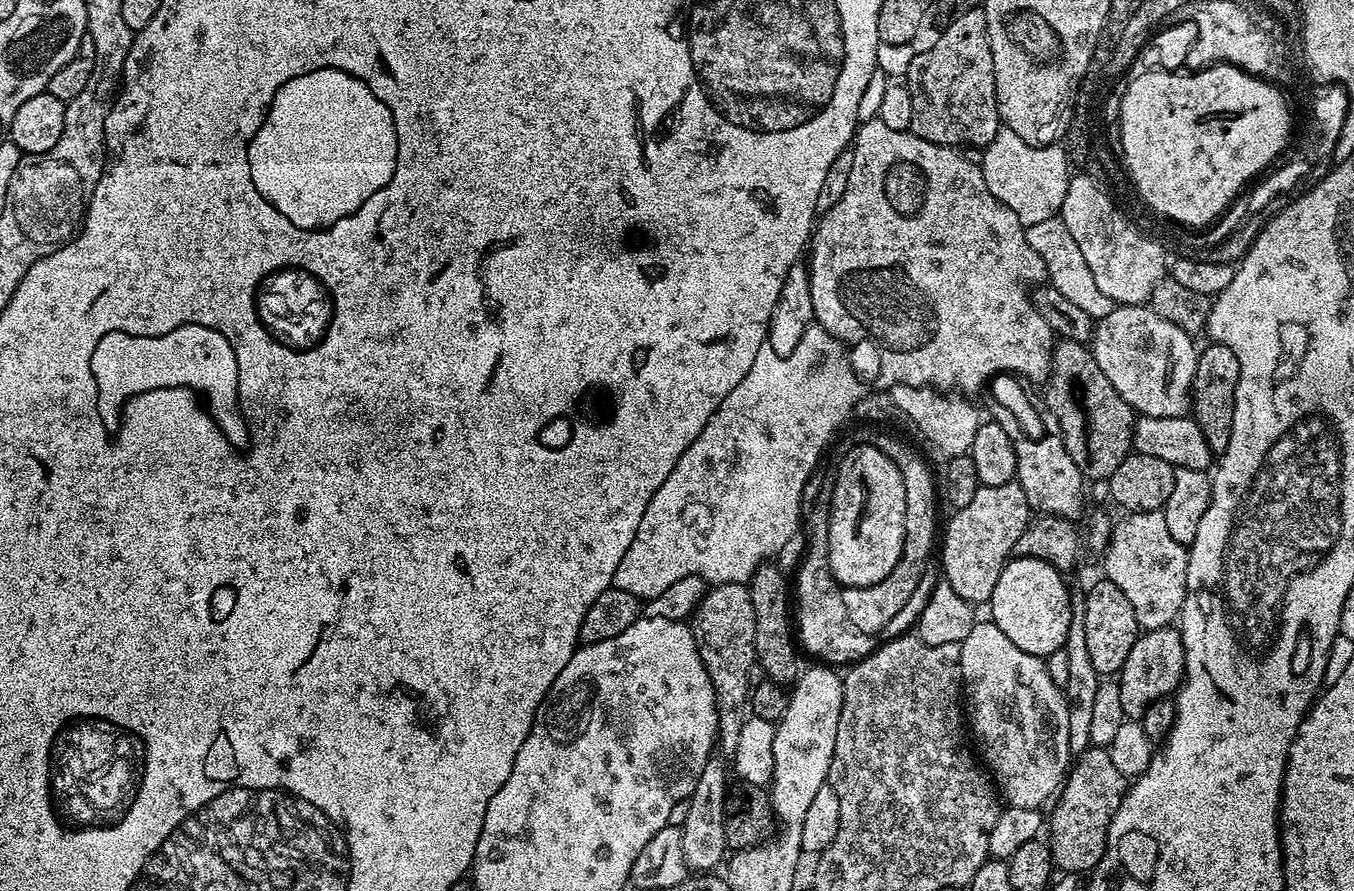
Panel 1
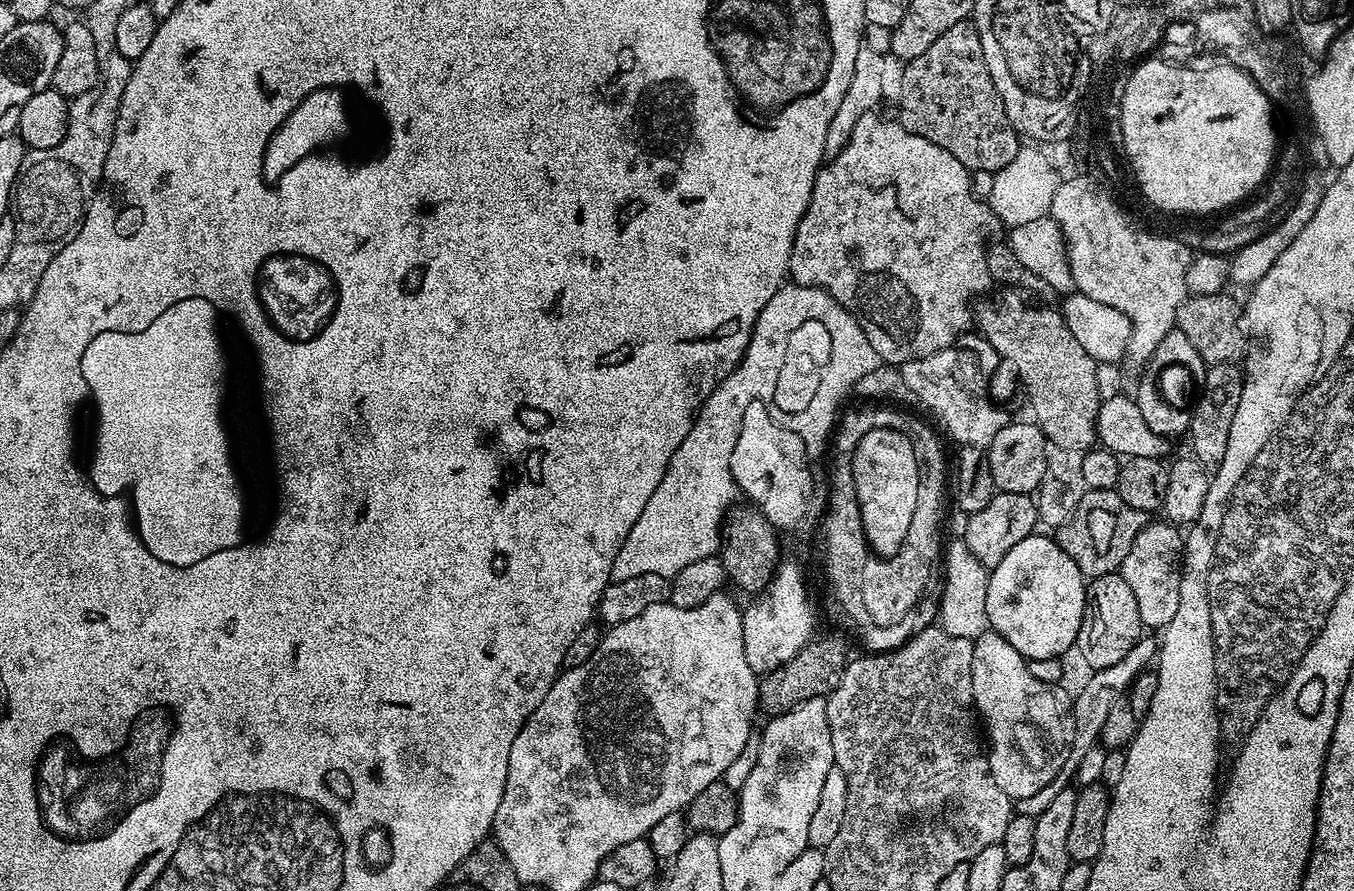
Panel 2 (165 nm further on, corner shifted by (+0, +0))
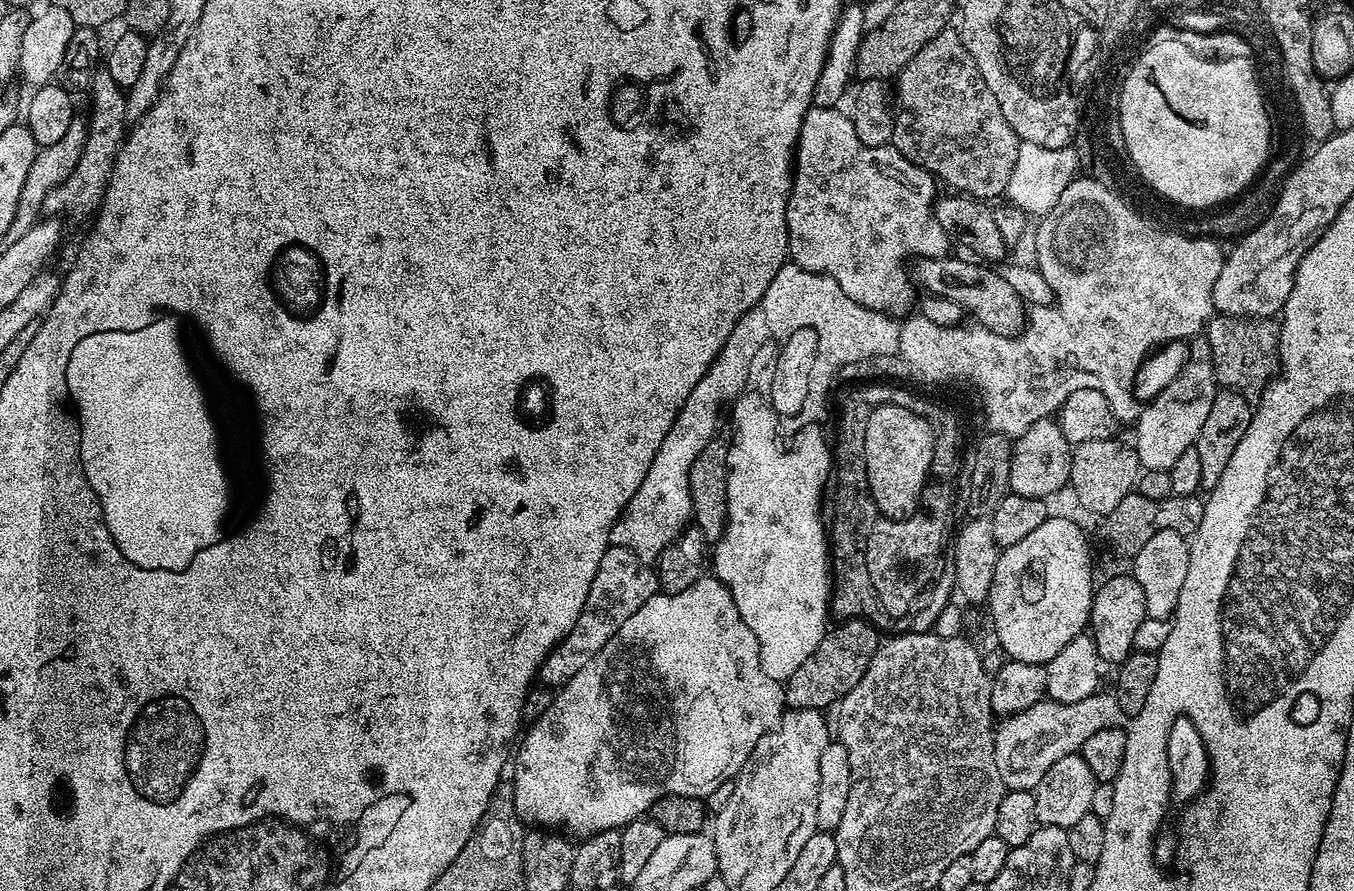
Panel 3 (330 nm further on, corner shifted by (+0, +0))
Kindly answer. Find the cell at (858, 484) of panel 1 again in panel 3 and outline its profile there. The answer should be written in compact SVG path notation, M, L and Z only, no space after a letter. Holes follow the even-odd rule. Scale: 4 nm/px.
M898 406L872 412L872 424L868 424L870 494L883 519L907 520L918 510L920 496L932 470L928 456L932 456L932 432L928 432L924 420L916 420L914 410Z

